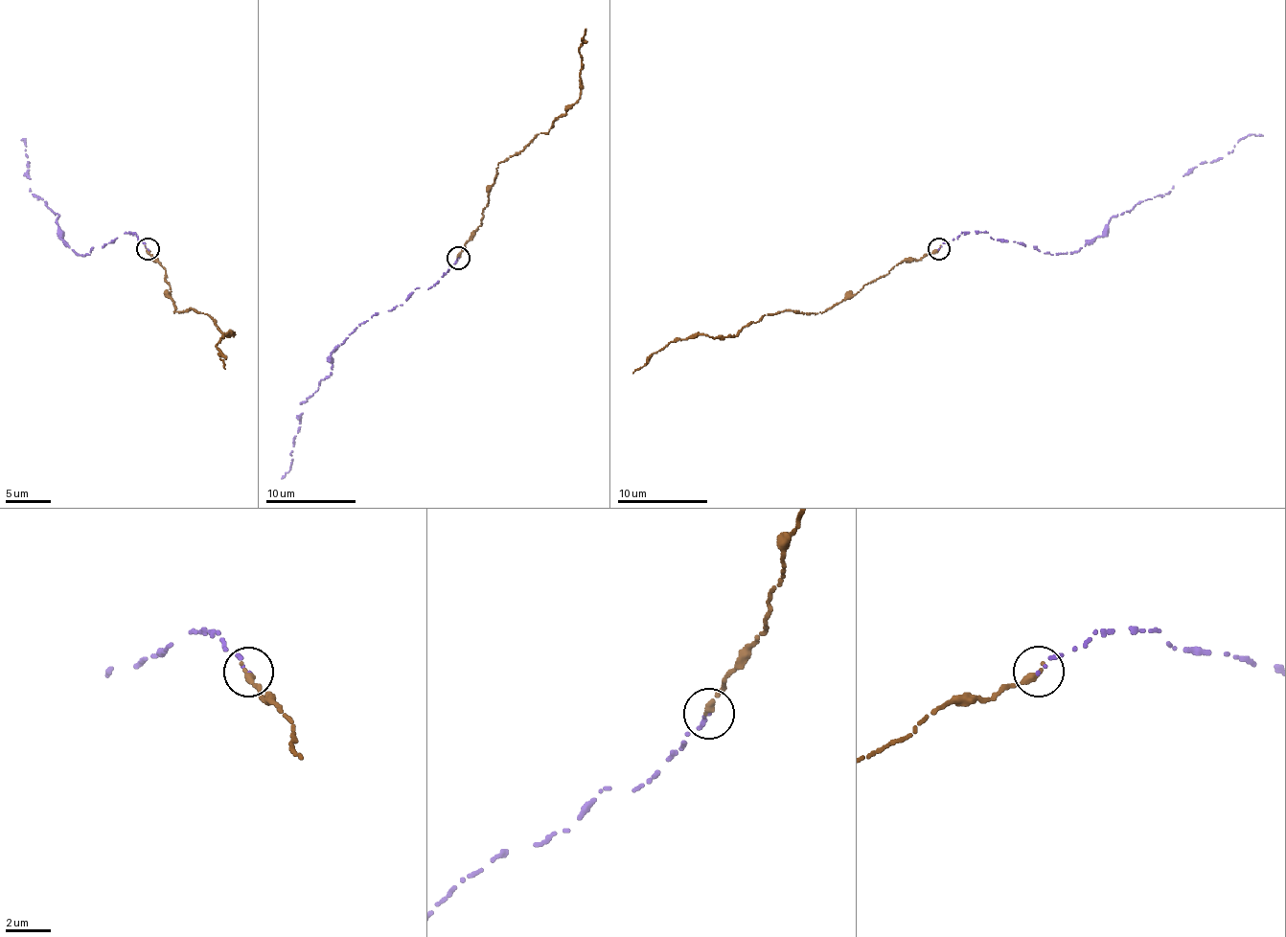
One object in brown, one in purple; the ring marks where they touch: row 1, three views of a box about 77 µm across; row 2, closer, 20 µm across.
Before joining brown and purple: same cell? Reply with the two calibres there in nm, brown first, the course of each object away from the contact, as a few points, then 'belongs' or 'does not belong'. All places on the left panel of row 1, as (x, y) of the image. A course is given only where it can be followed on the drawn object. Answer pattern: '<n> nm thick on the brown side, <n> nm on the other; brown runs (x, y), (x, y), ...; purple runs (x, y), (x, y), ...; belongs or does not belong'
300 nm thick on the brown side, 100 nm on the other; brown runs (149, 251), (166, 272), (173, 311), (192, 308), (223, 334), (234, 333), (216, 344), (224, 368); purple runs (149, 248), (136, 233), (125, 234), (88, 255), (75, 253), (61, 236), (59, 216), (33, 196), (21, 140); belongs

